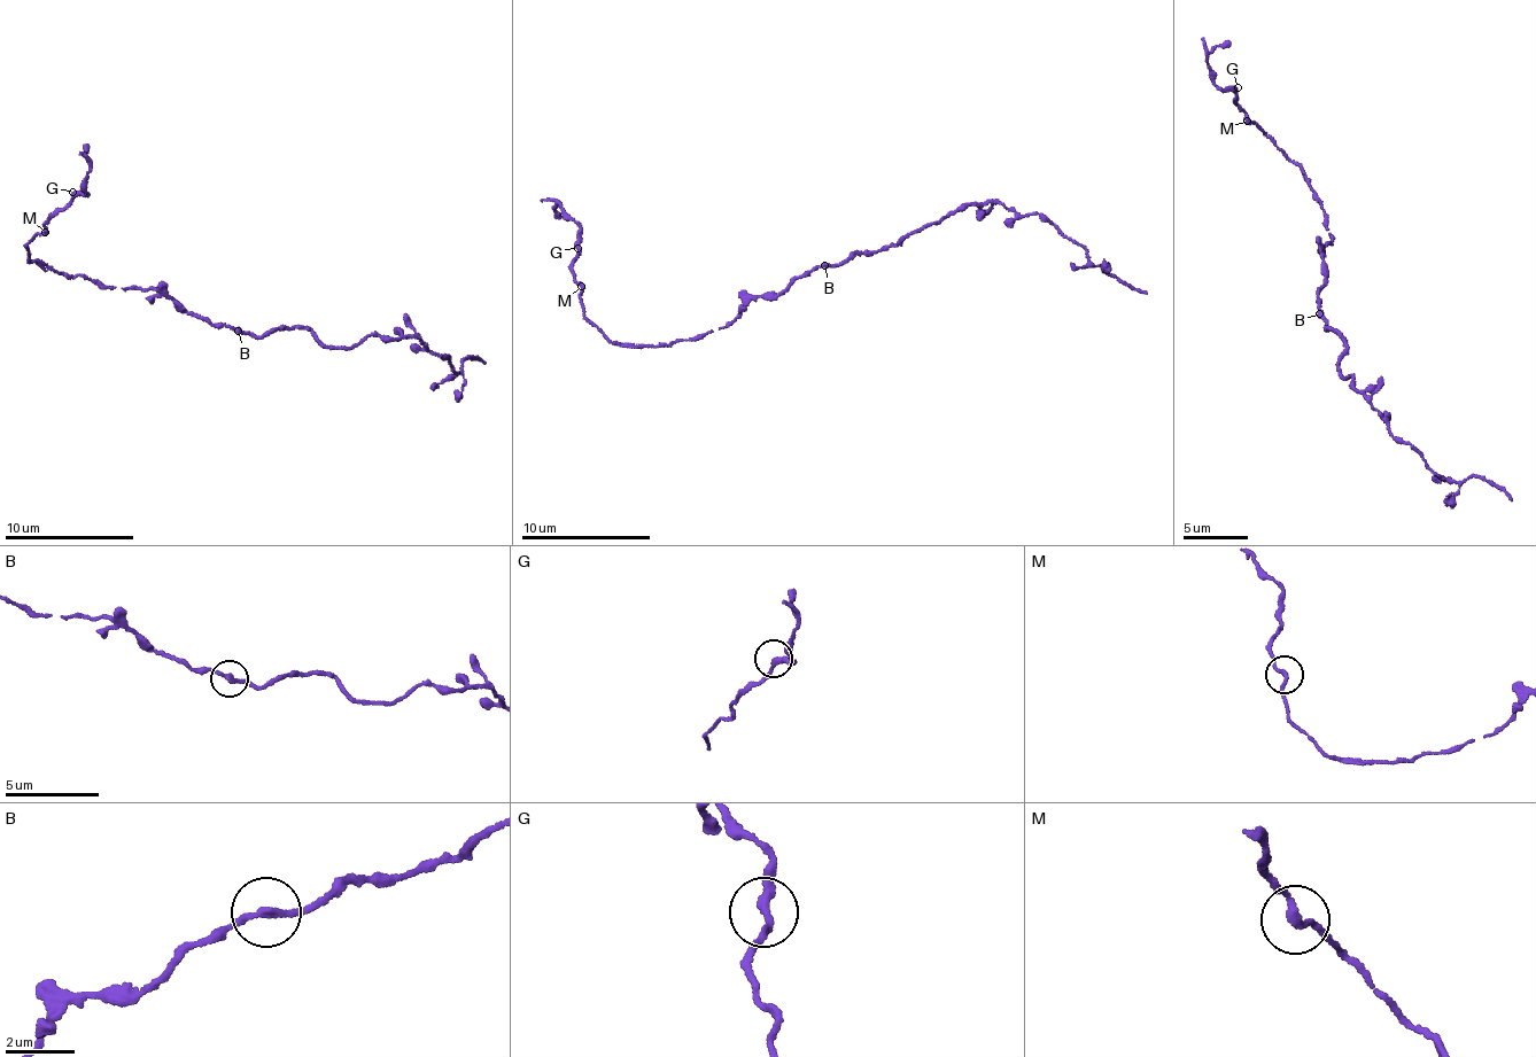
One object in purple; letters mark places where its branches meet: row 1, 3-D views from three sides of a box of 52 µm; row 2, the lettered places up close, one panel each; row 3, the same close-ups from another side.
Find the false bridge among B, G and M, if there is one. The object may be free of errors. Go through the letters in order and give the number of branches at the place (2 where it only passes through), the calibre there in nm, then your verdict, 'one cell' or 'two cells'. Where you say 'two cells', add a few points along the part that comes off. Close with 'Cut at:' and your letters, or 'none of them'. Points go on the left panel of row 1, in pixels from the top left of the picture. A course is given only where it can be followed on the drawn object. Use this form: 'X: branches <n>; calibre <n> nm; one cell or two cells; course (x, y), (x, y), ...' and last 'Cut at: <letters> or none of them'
B: branches 2; calibre 220 nm; one cell
G: branches 2; calibre 240 nm; one cell
M: branches 2; calibre 180 nm; one cell
Cut at: none of them

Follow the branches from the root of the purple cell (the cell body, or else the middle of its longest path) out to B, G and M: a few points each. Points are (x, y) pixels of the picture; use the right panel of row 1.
B: (1318, 293), (1320, 312)
G: (1318, 293), (1332, 240), (1323, 208), (1275, 141), (1244, 119), (1235, 102), (1238, 87)
M: (1318, 293), (1325, 276), (1323, 257), (1332, 240), (1323, 208), (1284, 152), (1248, 121)

